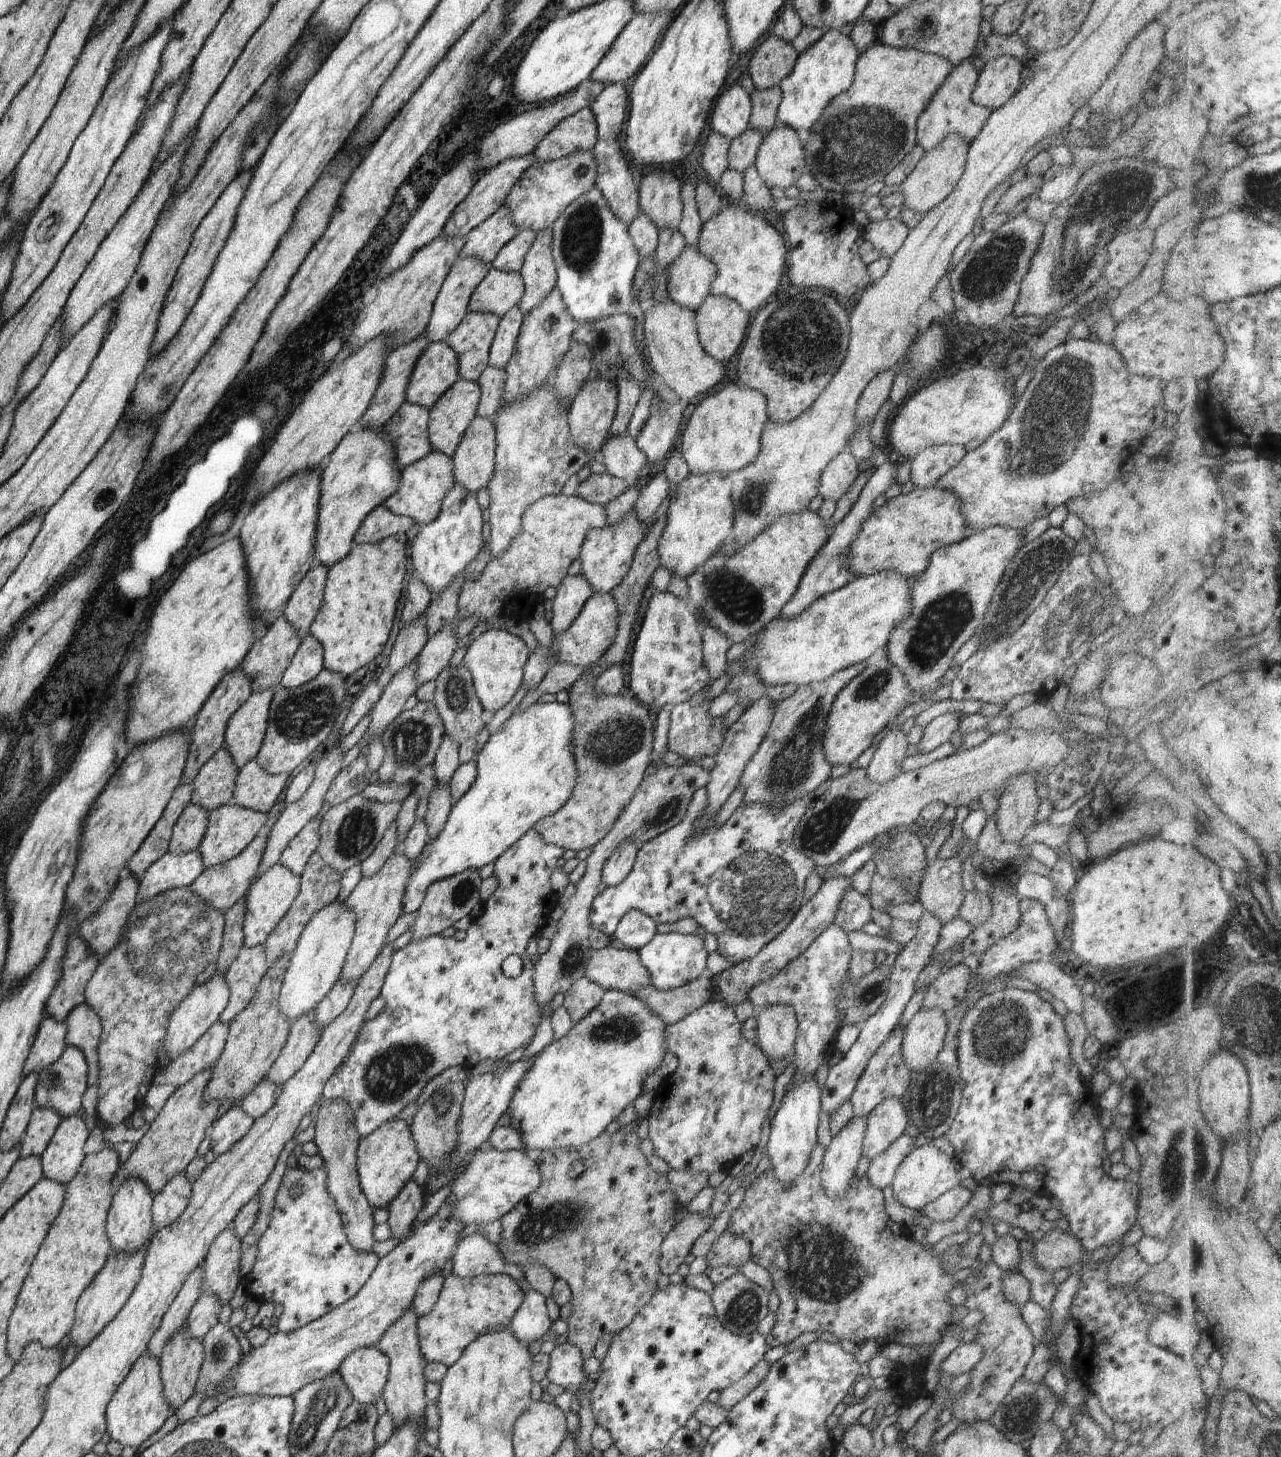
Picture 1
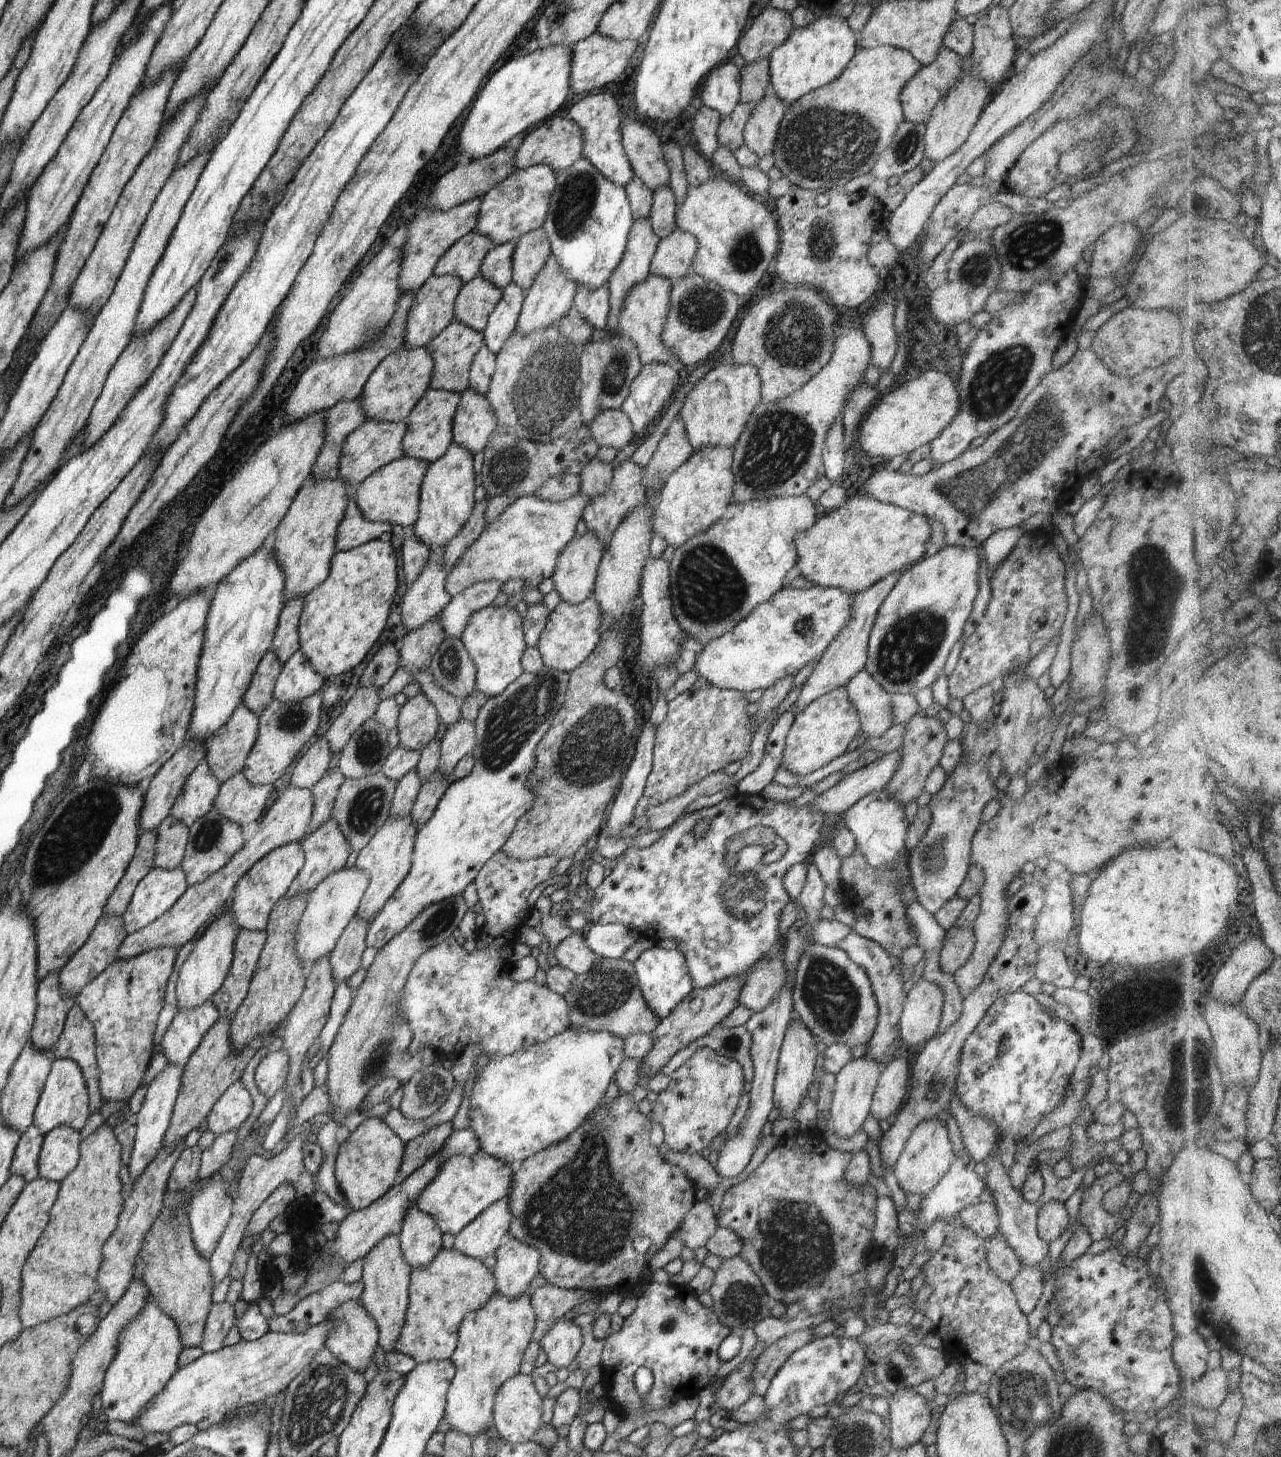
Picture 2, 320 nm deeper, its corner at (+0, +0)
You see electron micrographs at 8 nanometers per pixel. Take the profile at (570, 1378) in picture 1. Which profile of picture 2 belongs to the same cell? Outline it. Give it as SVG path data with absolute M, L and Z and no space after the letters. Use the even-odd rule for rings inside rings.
M558 1319L539 1341L547 1361L558 1369L570 1366L583 1343L581 1328L574 1321Z

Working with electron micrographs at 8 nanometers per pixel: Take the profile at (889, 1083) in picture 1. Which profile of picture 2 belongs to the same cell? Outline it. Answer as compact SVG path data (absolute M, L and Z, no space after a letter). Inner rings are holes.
M851 930L842 940L839 940L836 947L844 950L846 954L860 965L870 979L876 1002L879 1006L877 1025L874 1034L870 1039L866 1055L874 1057L882 1066L886 1066L894 1058L894 1047L892 1044L900 1038L899 1022L903 1011L902 1001L908 992L908 985L903 984L900 968L904 965L900 959L889 955L877 942L860 936Z

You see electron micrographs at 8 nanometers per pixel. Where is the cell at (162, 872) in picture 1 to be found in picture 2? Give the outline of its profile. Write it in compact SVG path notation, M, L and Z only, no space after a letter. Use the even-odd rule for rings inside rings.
M180 867L169 871L150 869L150 872L136 886L130 904L121 916L124 930L128 935L142 930L170 910L170 907L186 892L188 887L185 872Z

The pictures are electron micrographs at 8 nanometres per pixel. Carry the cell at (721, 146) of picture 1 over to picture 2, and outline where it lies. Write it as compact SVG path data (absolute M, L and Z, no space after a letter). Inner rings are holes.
M702 105L694 116L693 134L698 142L698 148L708 160L712 158L716 149L721 145L717 137L718 123L721 121L718 111Z

